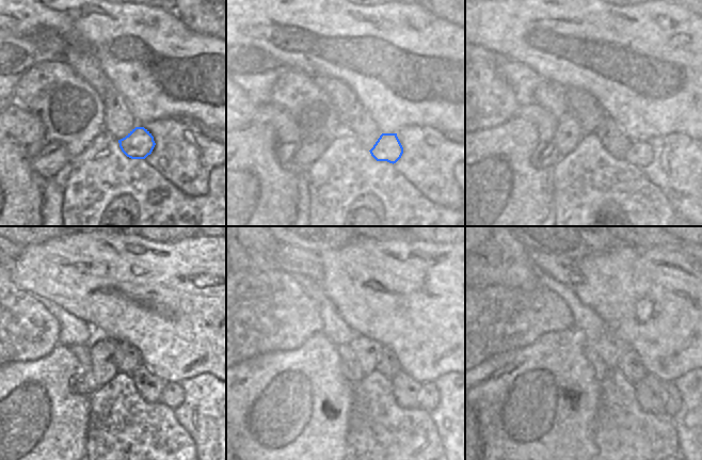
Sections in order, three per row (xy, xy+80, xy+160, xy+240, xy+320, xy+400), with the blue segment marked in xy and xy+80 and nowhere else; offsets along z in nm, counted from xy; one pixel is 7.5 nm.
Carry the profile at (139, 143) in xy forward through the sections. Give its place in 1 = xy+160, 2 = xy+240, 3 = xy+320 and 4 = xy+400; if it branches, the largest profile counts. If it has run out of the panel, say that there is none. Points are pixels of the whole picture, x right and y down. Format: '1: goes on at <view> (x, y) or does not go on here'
1: goes on at xy+160 (640, 154)
2: goes on at xy+240 (172, 396)
3: goes on at xy+320 (428, 397)
4: goes on at xy+400 (672, 405)

